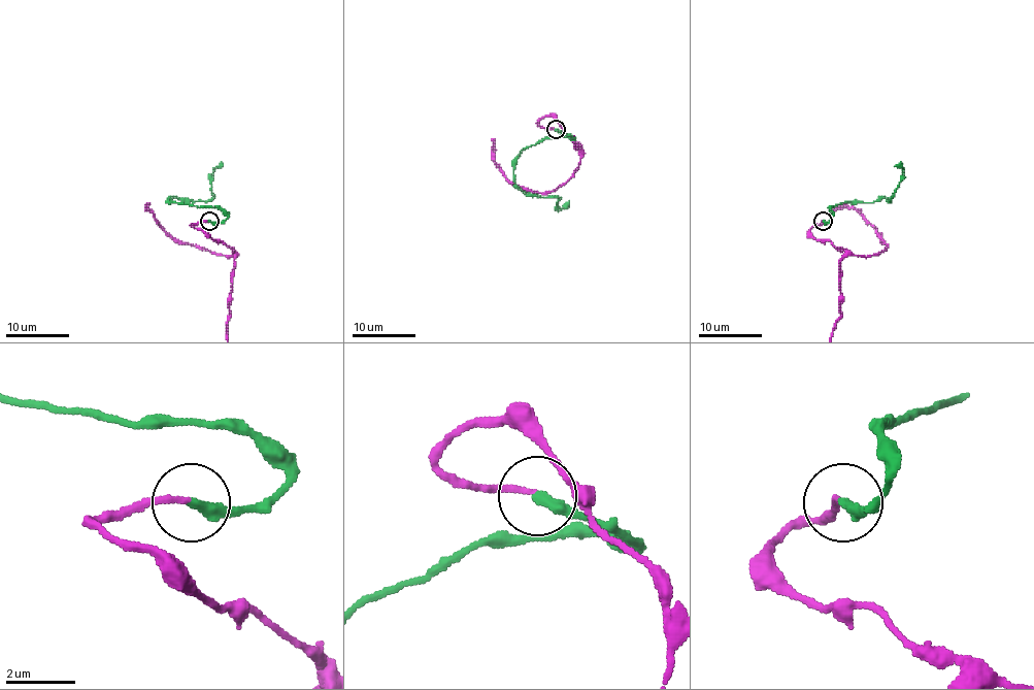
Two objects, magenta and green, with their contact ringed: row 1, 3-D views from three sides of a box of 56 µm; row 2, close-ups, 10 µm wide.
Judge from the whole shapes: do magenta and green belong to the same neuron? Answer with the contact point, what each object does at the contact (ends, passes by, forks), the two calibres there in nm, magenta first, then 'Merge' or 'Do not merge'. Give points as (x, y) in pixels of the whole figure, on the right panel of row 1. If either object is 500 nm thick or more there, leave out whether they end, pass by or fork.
Place: (823, 221). At the ring magenta ends. At the ring green ends. Thickness 180 nm (magenta) against 320 nm. Merge

